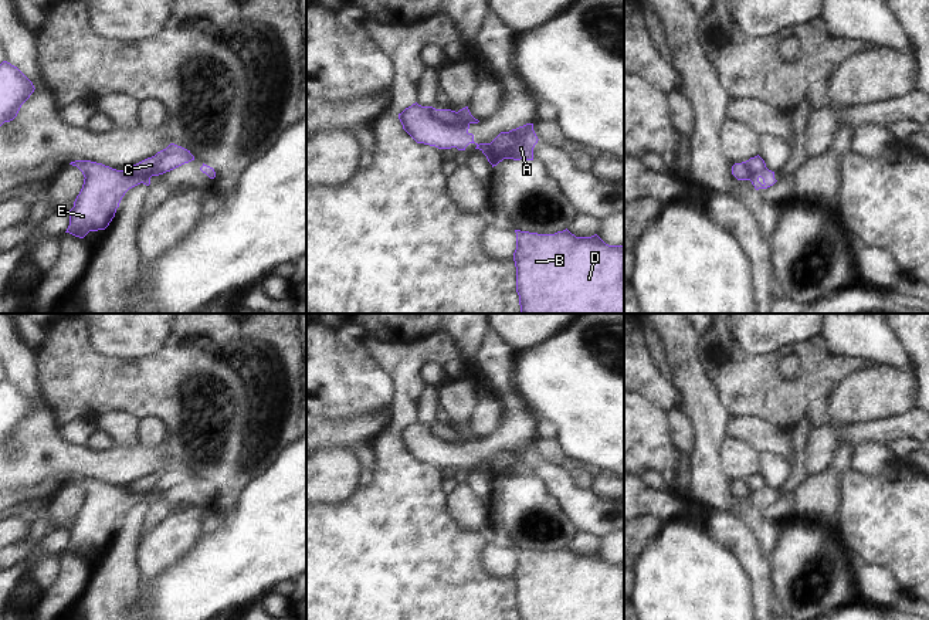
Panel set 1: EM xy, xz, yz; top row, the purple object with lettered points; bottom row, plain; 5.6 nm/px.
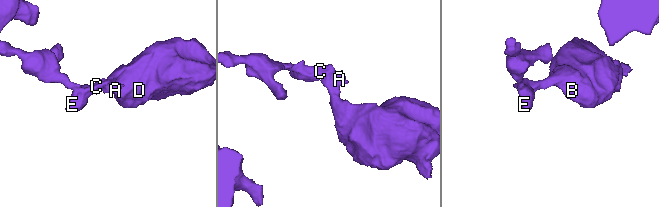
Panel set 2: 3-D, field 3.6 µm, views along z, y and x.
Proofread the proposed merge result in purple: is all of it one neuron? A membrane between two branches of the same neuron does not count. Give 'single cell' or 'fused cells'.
fused cells

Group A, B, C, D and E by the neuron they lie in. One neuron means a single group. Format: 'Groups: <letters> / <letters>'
Groups: A B C D / E

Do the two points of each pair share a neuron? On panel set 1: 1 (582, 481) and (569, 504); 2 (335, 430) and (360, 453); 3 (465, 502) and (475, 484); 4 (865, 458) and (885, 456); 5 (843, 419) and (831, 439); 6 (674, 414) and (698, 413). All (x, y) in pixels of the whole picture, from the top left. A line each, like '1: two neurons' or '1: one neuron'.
1: two neurons
2: two neurons
3: two neurons
4: one neuron
5: two neurons
6: two neurons

